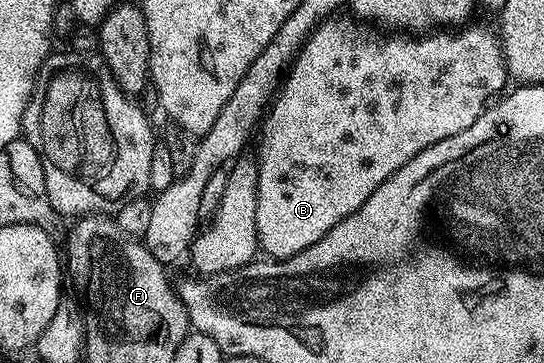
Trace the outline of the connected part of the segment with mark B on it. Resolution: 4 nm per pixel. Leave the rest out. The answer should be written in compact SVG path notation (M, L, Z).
M331 18L319 25L315 32L310 33L297 60L289 69L280 91L275 95L272 107L260 128L262 156L260 155L258 166L258 205L256 206L258 242L263 253L267 252L268 255L275 256L279 262L285 262L290 257L297 256L308 246L320 242L320 238L324 238L324 234L328 234L332 226L336 226L343 218L354 213L392 173L403 168L416 154L472 126L472 122L476 122L476 118L480 118L480 114L485 112L491 101L499 95L498 80L494 76L505 77L507 75L499 37L495 33L493 36L486 28L466 26L457 34L426 34L423 35L426 36L423 40L382 41L374 36L358 36L356 29L349 28L346 24L337 24L336 21L337 19Z

